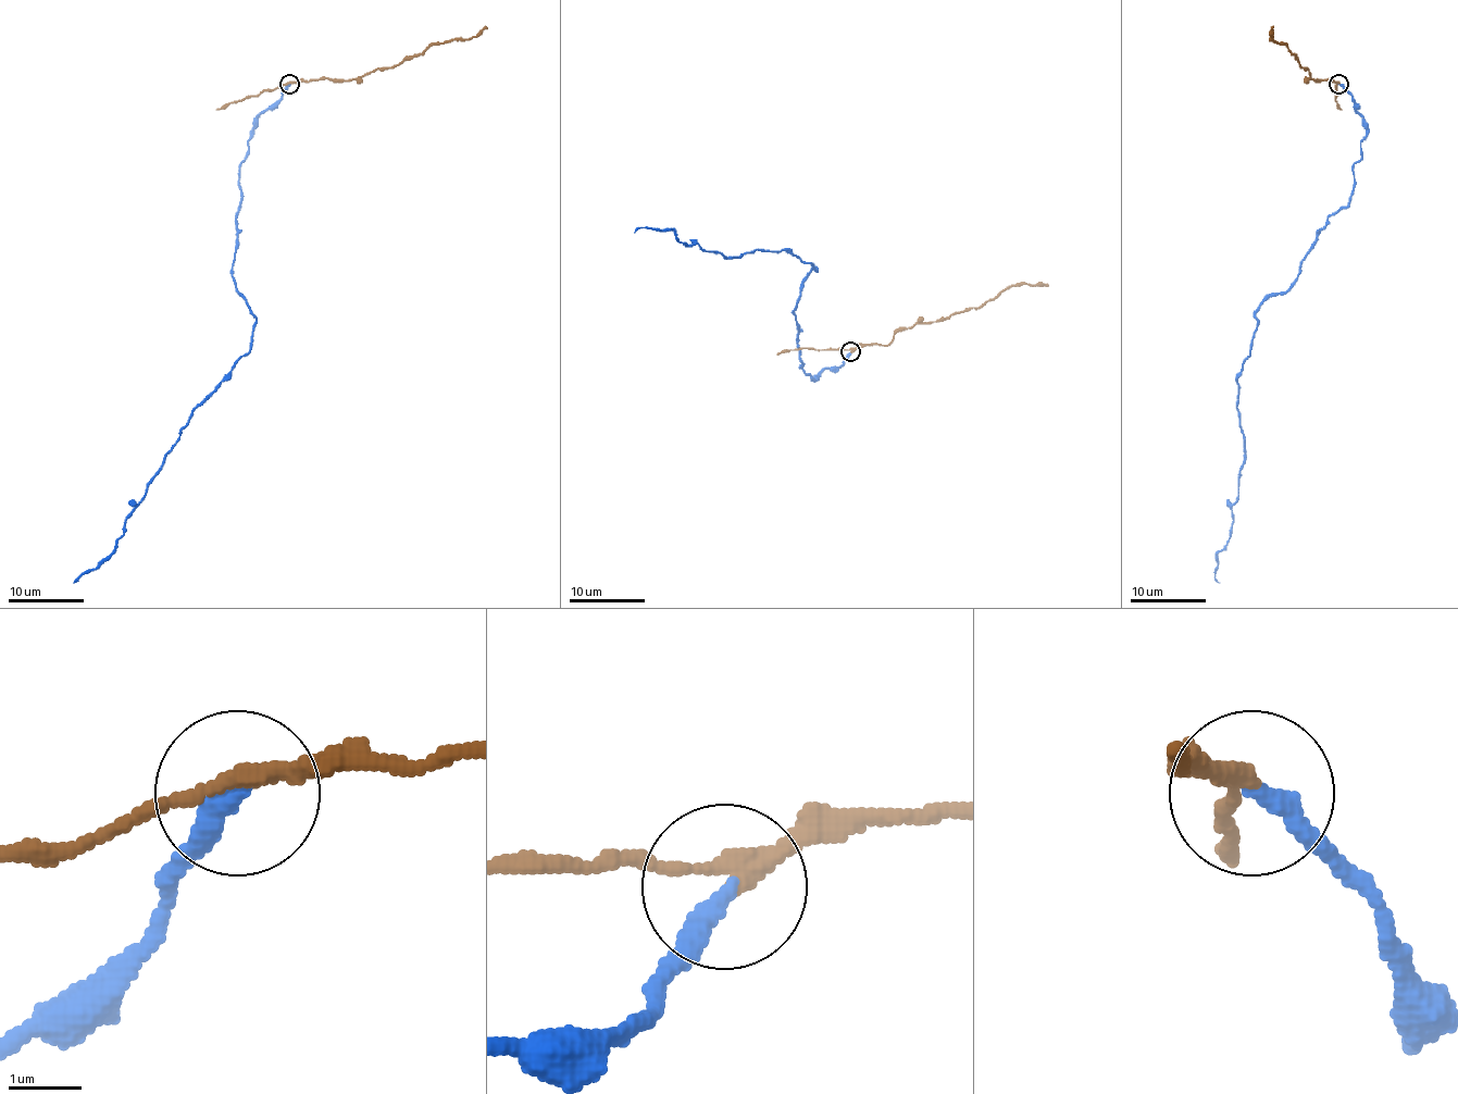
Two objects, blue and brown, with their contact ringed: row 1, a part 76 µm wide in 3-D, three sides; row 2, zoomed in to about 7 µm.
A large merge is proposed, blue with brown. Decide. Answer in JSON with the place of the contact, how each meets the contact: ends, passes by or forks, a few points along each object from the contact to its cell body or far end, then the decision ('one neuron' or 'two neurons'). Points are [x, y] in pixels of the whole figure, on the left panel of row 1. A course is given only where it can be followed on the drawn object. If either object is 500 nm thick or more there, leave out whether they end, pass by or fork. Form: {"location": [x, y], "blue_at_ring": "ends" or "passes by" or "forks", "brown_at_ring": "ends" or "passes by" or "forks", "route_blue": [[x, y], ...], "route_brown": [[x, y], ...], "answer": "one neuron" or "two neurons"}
{"location": [289, 84], "blue_at_ring": "ends", "brown_at_ring": "passes by", "route_blue": [[289, 84], [259, 115], [240, 169], [233, 280], [253, 314], [249, 350], [195, 407], [112, 551], [73, 582]], "route_brown": [[289, 84], [360, 78], [377, 69], [388, 69], [421, 56], [430, 46], [450, 38], [472, 38], [485, 25]], "answer": "two neurons"}

